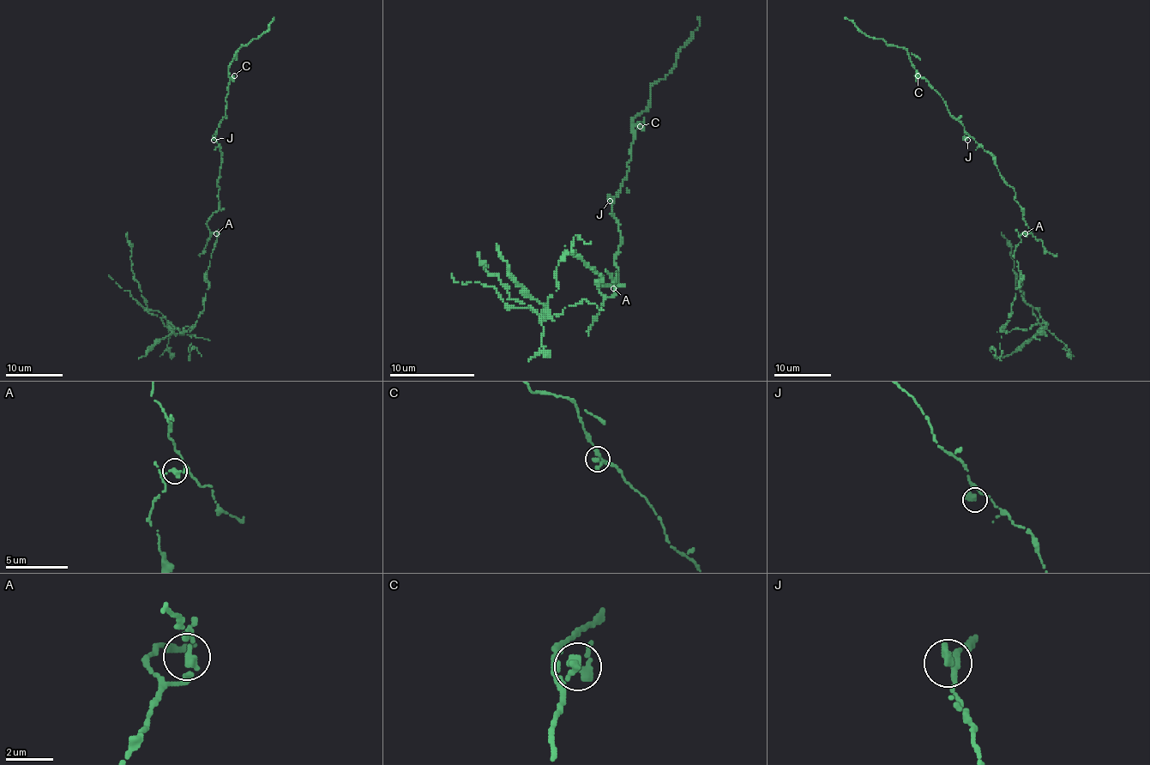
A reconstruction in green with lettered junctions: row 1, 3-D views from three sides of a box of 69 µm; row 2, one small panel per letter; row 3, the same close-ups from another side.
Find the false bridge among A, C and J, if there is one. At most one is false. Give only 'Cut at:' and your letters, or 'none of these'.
Cut at: A

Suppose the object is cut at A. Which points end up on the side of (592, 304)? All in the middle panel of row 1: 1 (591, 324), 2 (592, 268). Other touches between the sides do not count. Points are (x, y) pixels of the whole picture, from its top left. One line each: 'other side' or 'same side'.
1: other side
2: same side

